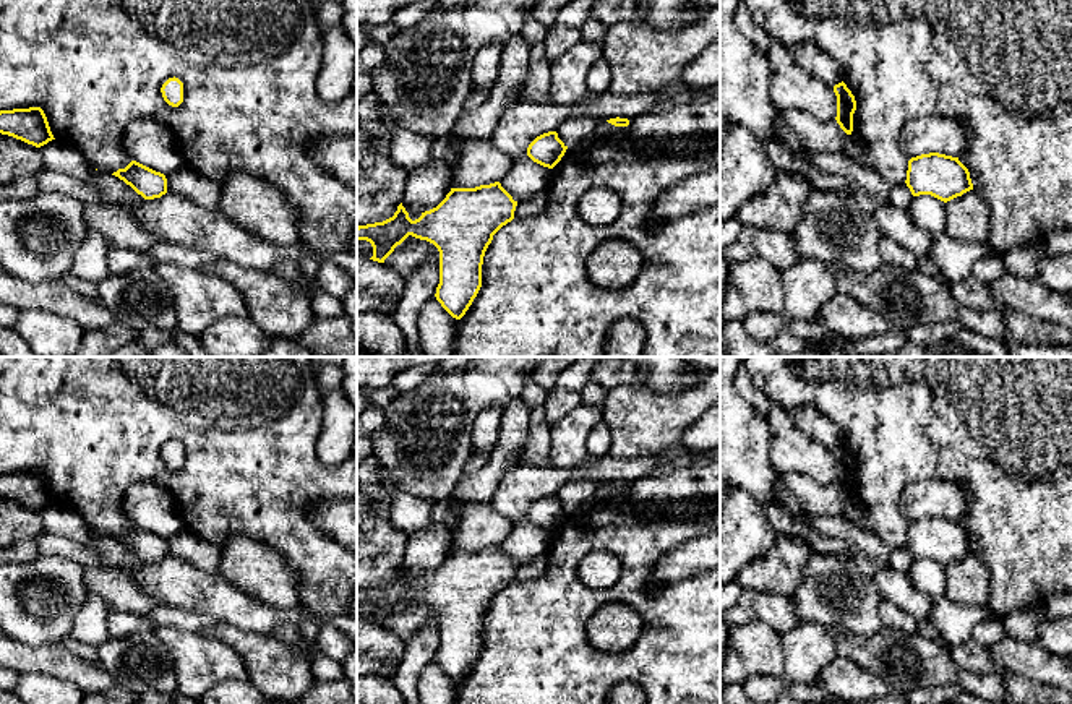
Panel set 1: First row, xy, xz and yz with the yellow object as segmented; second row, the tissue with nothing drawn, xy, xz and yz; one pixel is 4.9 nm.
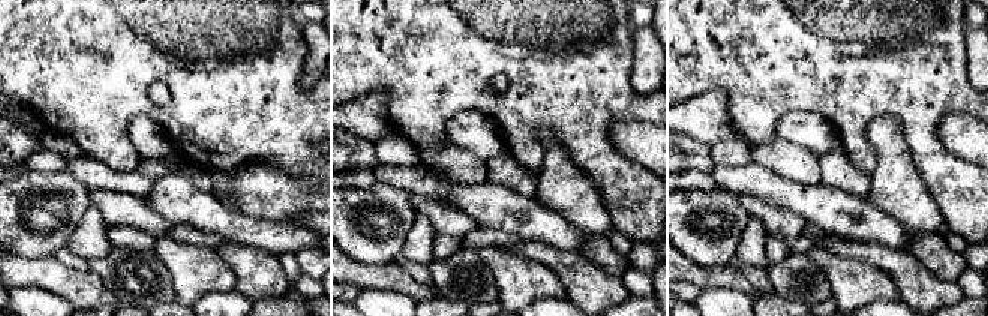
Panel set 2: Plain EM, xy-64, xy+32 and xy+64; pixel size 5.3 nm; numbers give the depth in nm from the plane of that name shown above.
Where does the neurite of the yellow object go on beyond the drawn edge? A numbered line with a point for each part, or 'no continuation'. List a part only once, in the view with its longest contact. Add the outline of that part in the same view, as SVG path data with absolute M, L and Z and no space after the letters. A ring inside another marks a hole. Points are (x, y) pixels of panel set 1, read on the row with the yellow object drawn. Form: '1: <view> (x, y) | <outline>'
no continuation

